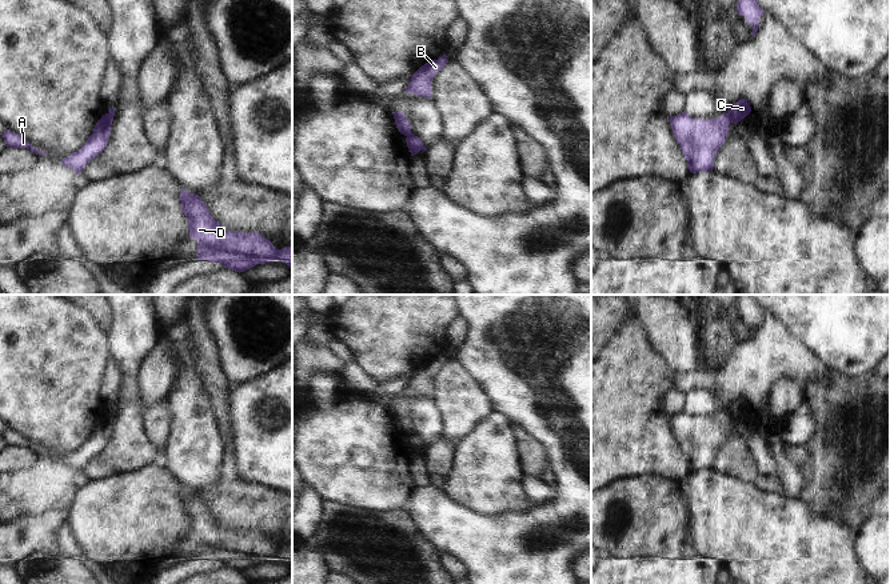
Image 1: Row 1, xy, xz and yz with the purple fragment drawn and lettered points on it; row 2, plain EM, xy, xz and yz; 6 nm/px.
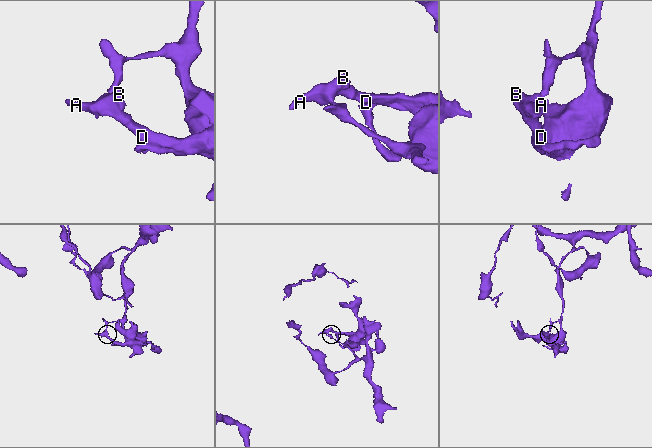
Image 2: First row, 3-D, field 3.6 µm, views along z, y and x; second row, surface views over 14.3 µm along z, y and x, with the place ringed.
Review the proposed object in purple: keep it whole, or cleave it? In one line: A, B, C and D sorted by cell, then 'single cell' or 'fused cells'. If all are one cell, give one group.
A B D / C | fused cells

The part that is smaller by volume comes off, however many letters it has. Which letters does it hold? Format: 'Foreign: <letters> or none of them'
Foreign: A, B, D

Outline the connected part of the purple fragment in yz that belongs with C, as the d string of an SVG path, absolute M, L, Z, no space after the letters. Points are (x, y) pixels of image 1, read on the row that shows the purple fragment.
M741 99L739 101L730 105L727 109L727 115L731 119L731 123L737 124L742 119L745 119L747 115L750 115L751 107L747 99Z

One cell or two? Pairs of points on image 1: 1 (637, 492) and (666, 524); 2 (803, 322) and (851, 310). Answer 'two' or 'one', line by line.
1: one
2: one

